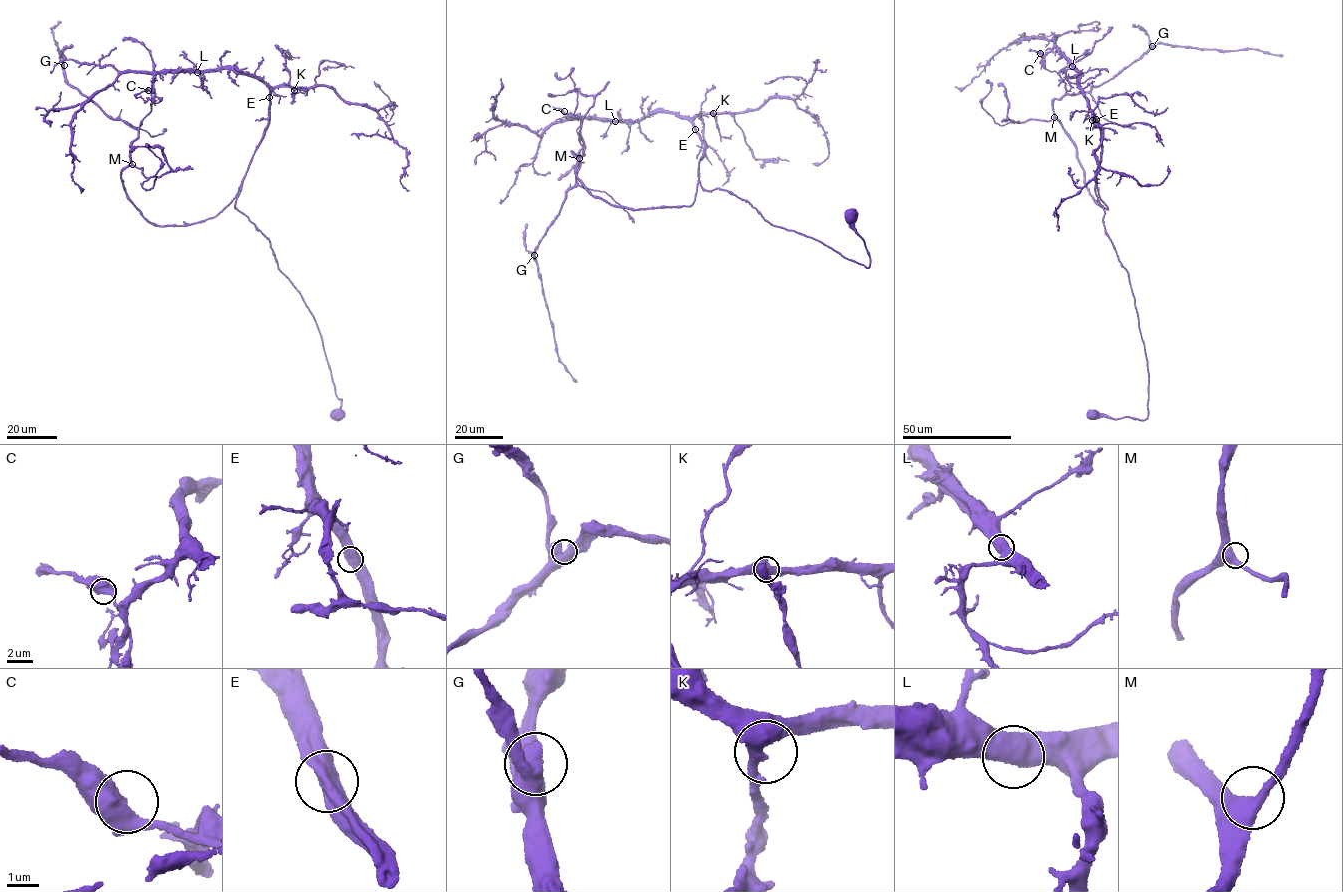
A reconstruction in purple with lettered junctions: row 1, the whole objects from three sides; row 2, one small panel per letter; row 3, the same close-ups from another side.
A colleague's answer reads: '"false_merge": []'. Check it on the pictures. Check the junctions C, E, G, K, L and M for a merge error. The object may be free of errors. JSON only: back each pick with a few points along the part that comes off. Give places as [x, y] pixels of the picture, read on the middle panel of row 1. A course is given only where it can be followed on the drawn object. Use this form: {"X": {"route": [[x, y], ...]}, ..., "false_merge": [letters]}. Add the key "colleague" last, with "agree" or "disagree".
{"false_merge": [], "colleague": "agree"}

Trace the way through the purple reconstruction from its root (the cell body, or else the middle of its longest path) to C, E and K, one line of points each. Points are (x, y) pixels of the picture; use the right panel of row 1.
C: (1094, 413), (1145, 419), (1147, 361), (1128, 273), (1095, 191), (1098, 121), (1077, 70), (1056, 48), (1040, 53)
E: (1094, 413), (1145, 419), (1149, 383), (1128, 273), (1105, 230), (1103, 207), (1095, 191), (1101, 149), (1095, 119)
K: (1094, 413), (1145, 419), (1149, 381), (1128, 273), (1105, 230), (1095, 191), (1100, 130), (1090, 110), (1092, 120)

